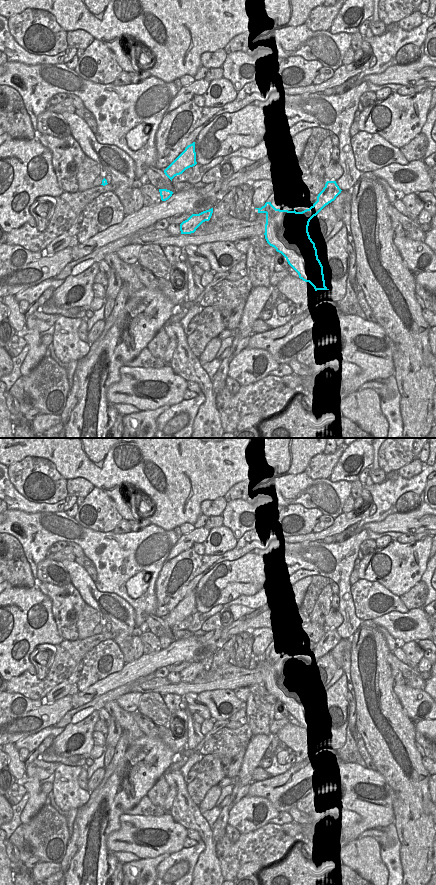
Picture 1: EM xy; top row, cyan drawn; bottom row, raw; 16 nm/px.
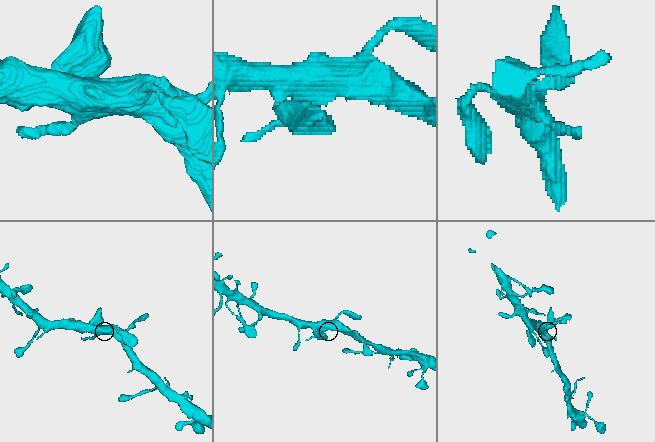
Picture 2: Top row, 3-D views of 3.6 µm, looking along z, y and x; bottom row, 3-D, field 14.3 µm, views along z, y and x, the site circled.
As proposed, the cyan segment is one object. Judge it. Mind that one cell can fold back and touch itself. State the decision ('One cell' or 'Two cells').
One cell.

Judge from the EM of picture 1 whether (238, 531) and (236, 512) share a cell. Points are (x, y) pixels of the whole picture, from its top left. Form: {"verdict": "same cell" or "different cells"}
{"verdict": "same cell"}

